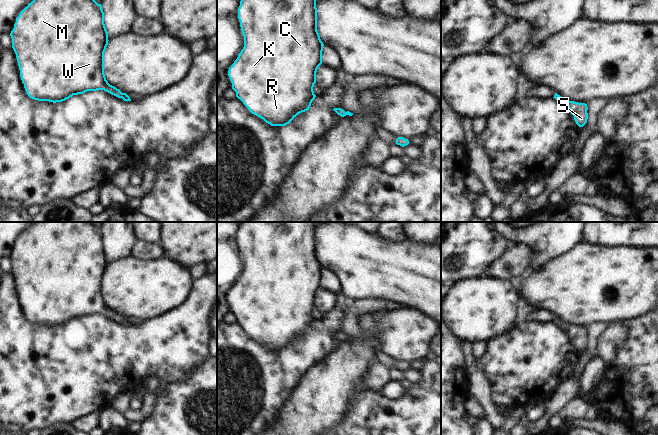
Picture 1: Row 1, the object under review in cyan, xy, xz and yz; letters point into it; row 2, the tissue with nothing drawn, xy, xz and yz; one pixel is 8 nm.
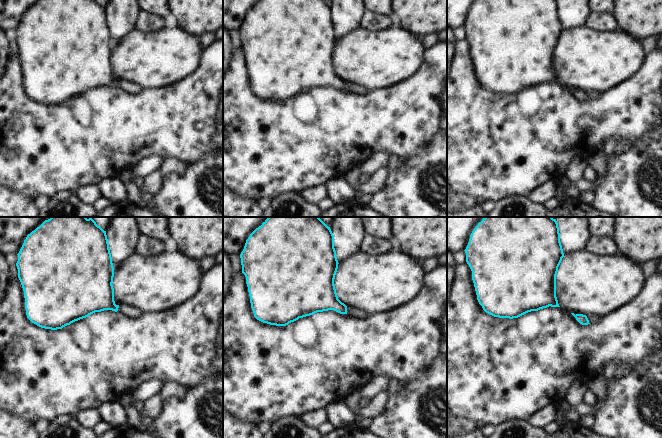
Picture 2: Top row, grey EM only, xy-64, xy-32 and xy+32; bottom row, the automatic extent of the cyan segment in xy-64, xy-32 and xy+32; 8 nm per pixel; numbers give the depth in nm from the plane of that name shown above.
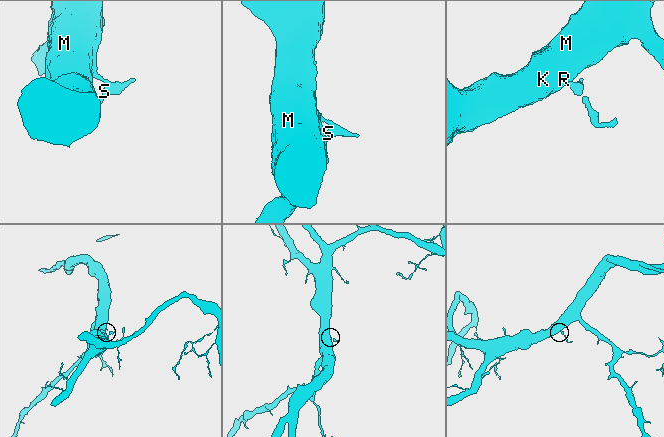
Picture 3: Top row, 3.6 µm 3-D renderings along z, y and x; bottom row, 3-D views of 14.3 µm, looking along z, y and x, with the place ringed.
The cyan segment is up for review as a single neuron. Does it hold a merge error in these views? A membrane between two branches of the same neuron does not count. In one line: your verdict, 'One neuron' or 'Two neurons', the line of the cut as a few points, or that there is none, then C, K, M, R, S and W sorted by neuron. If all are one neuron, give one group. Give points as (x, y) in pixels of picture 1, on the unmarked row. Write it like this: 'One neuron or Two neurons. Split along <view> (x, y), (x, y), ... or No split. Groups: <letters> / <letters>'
One neuron. No split. Groups: C K M R S W.

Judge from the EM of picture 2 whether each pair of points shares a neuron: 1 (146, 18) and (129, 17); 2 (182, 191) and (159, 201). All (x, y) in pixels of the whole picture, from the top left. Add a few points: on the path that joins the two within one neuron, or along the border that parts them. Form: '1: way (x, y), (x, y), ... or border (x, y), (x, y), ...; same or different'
1: border (143, 11), (135, 28); different
2: way (176, 197), (172, 201), (165, 201); same

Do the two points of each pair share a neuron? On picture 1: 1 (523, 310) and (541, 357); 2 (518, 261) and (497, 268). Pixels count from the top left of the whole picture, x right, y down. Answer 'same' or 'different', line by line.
1: different
2: same

